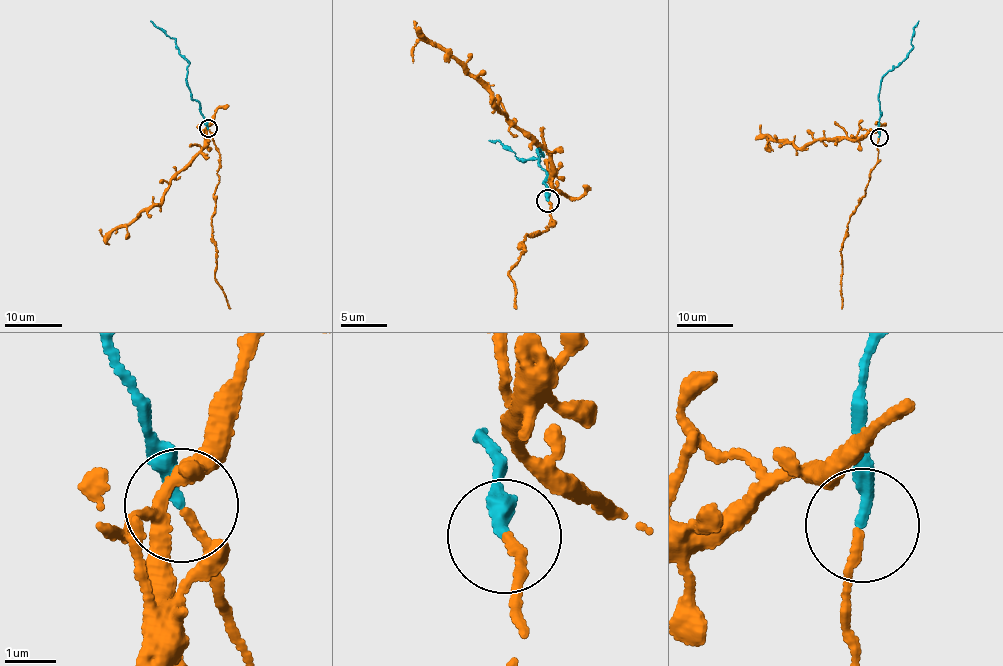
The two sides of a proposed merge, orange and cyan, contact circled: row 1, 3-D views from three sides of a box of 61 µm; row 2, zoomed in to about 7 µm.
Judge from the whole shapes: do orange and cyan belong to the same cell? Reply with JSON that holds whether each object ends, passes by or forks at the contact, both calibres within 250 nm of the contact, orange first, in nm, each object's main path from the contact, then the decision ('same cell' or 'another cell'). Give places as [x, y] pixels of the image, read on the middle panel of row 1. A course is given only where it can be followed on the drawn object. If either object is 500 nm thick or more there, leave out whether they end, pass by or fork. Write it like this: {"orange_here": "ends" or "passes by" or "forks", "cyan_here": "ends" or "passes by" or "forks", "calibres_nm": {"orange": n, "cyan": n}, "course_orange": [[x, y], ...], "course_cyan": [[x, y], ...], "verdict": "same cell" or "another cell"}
{"orange_here": "passes by", "cyan_here": "ends", "calibres_nm": {"orange": 120, "cyan": 240}, "course_orange": [[548, 201], [549, 220], [555, 223], [532, 238], [525, 235], [524, 248], [507, 274], [517, 309]], "course_cyan": [[548, 201], [547, 176], [539, 163], [540, 148], [542, 154], [520, 160], [488, 140]], "verdict": "same cell"}

